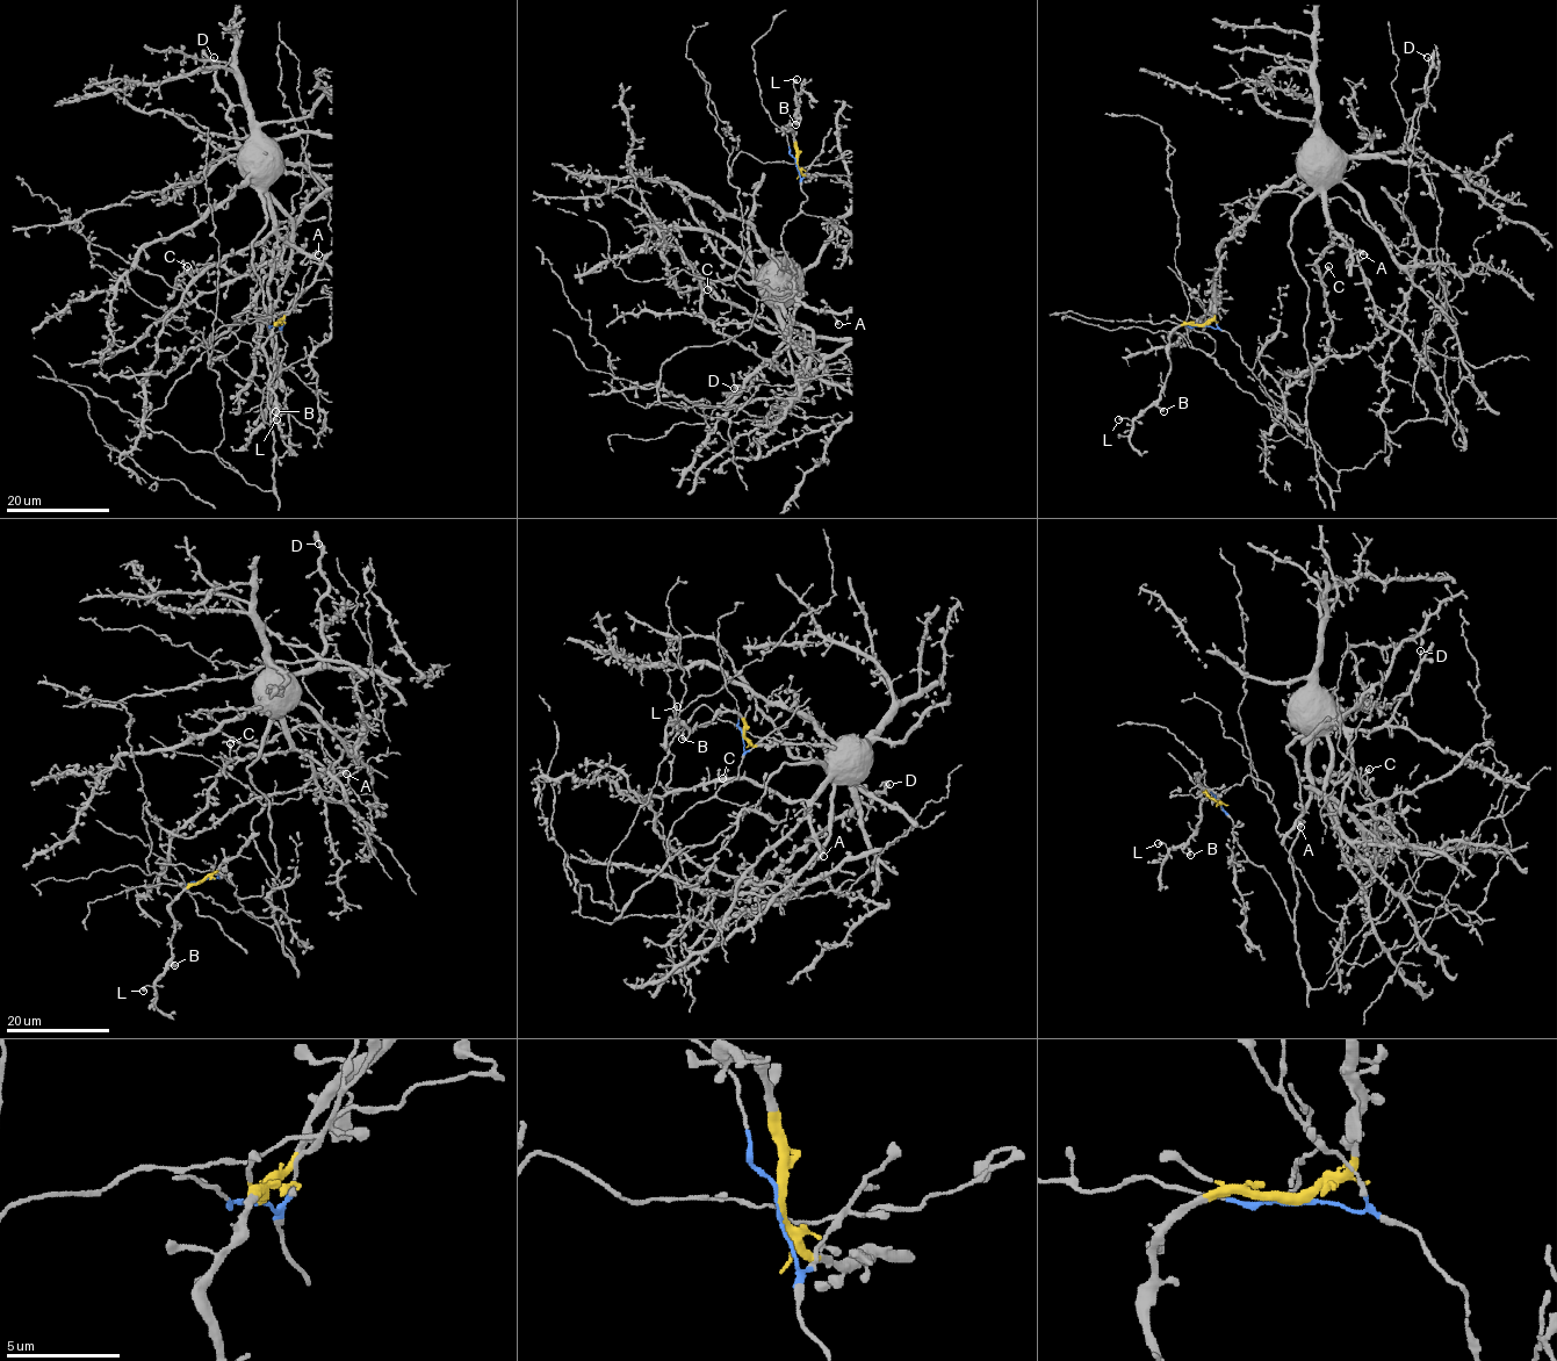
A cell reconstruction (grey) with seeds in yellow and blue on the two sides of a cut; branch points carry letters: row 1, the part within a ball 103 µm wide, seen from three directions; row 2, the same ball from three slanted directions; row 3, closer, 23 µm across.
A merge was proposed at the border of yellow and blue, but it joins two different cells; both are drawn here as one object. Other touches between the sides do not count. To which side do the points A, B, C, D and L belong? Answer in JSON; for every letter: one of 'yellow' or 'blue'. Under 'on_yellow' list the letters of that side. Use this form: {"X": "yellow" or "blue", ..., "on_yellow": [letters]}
{"A": "blue", "B": "yellow", "C": "blue", "D": "blue", "L": "yellow", "on_yellow": ["B", "L"]}

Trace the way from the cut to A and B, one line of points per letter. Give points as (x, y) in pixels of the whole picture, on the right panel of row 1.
A: (1203, 325), (1226, 331), (1273, 403), (1303, 424), (1312, 366), (1292, 215), (1319, 192), (1328, 224), (1363, 254)
B: (1202, 325), (1181, 324), (1169, 337), (1170, 369), (1159, 407), (1163, 411)

